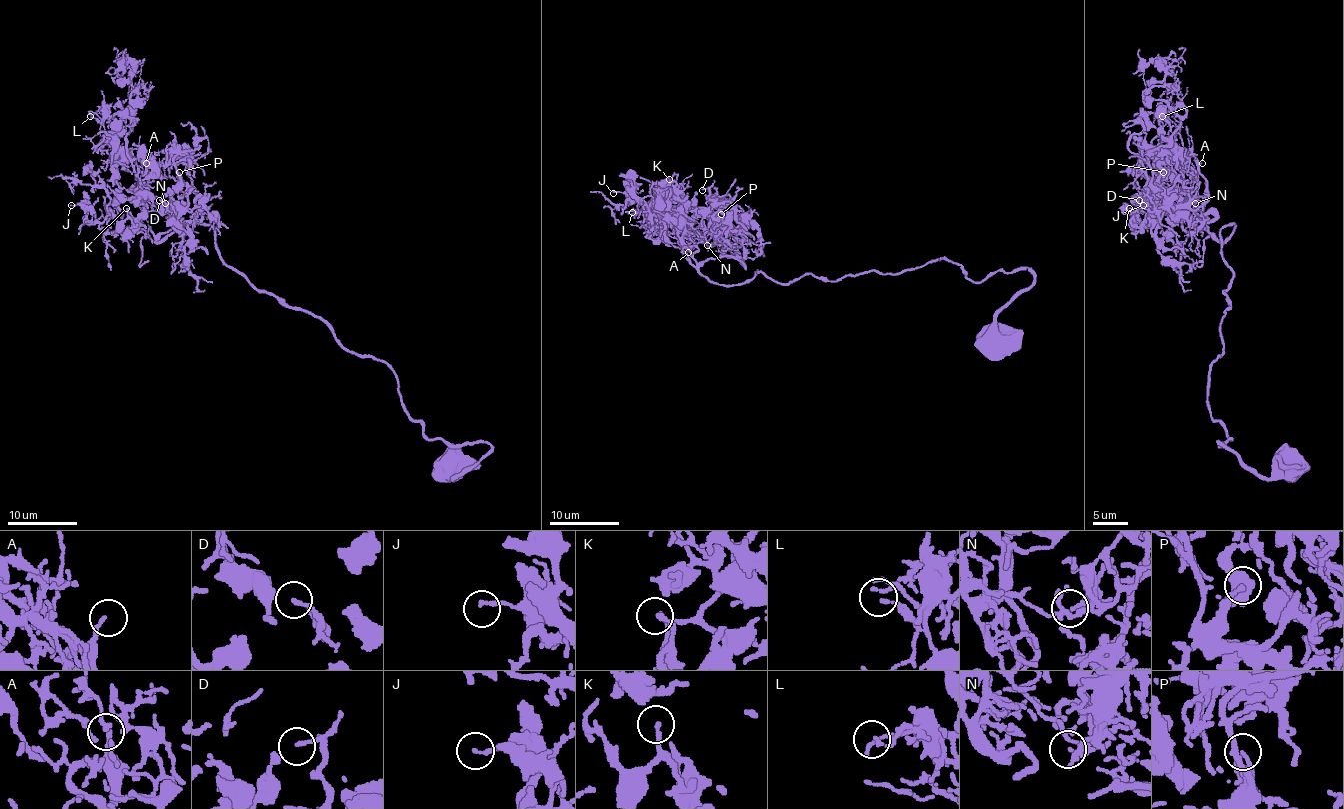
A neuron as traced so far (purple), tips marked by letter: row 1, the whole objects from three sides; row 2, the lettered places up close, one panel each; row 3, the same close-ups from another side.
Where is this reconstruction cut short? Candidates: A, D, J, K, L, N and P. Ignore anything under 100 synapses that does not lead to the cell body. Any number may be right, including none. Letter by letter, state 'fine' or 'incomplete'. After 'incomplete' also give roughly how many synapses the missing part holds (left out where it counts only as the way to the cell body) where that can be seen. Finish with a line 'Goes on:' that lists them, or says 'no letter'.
A: incomplete; 200 synapses
D: fine
J: fine
K: fine
L: fine
N: fine
P: fine
Goes on: A

